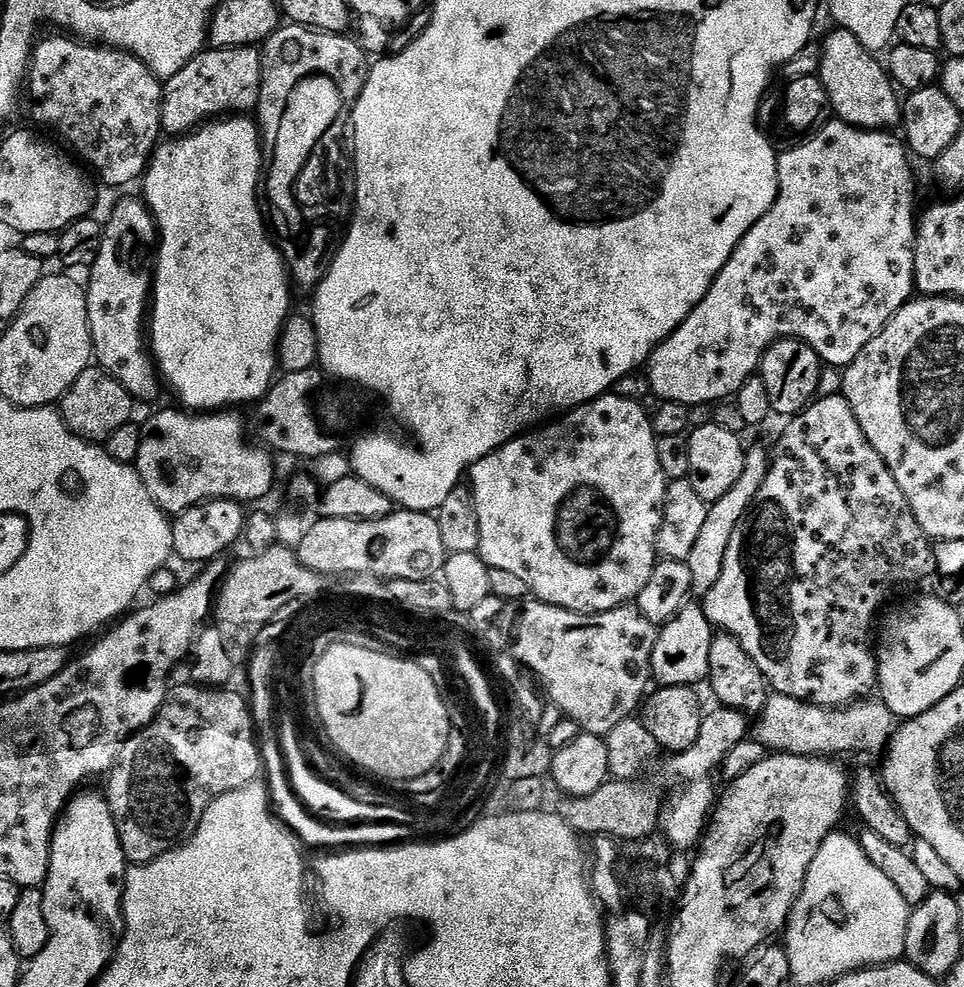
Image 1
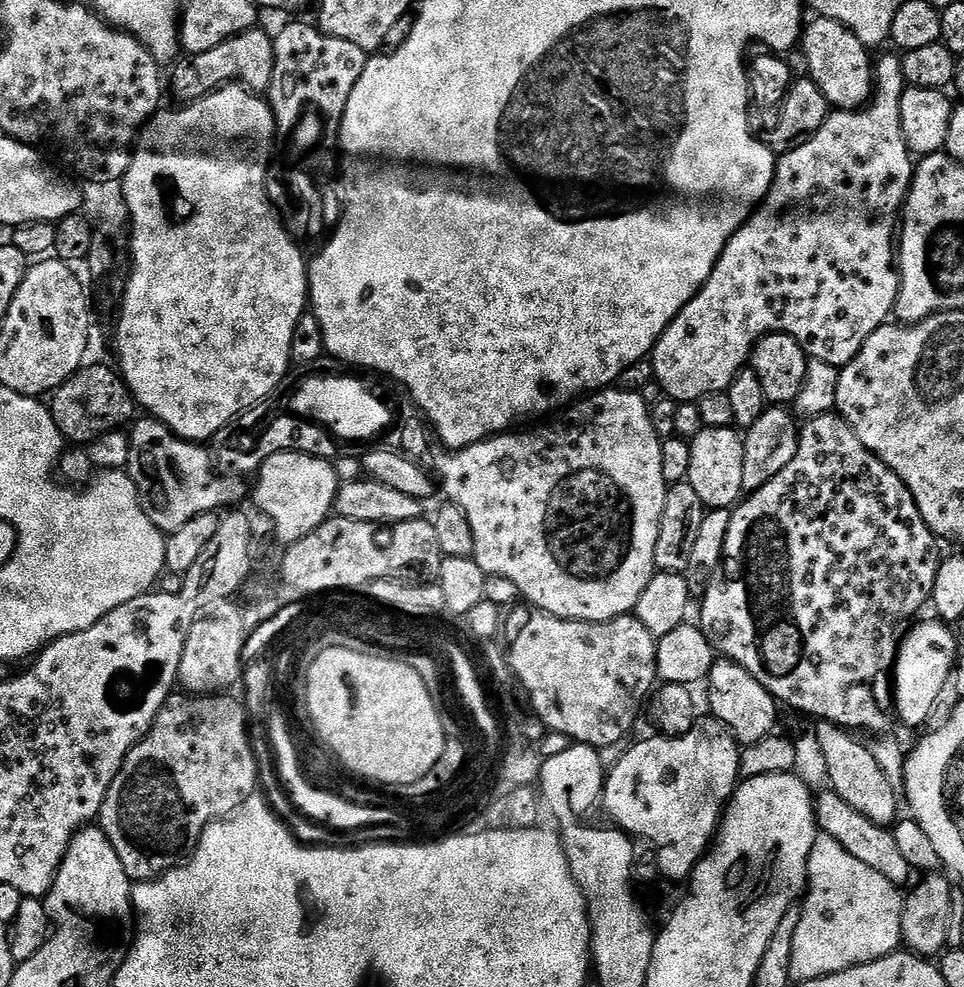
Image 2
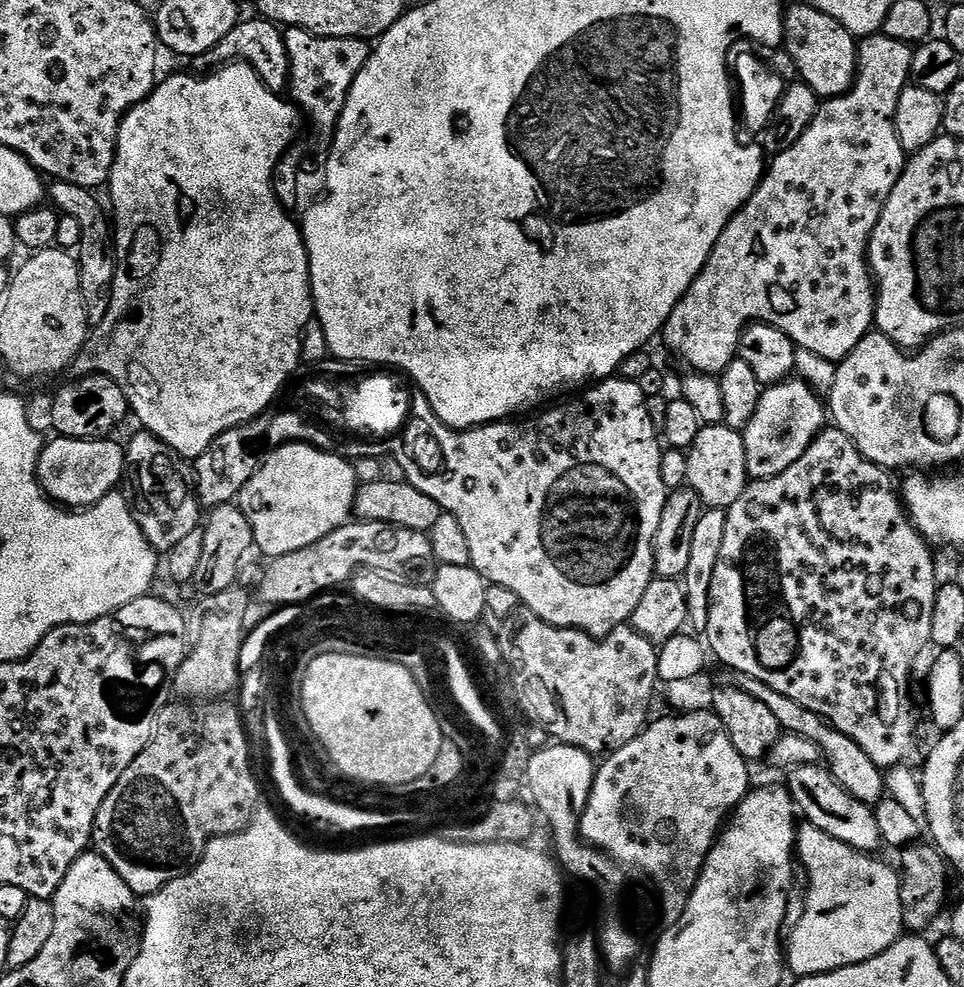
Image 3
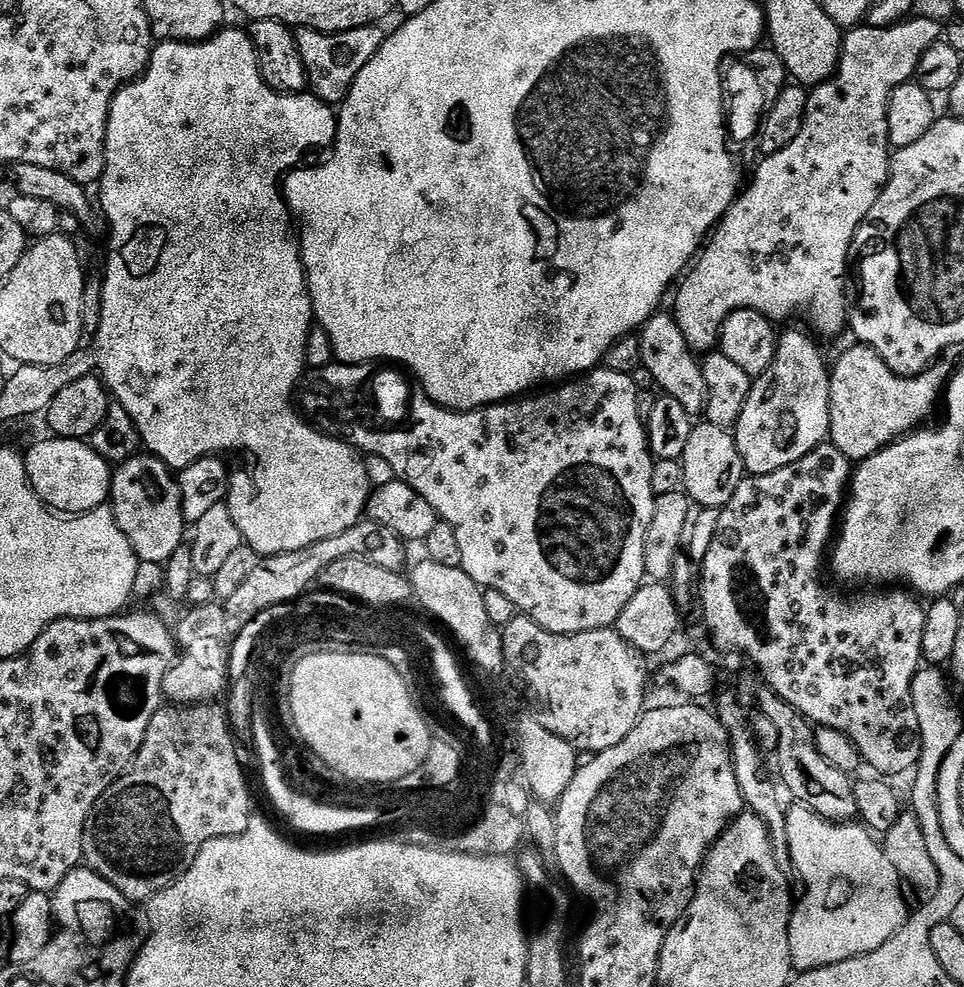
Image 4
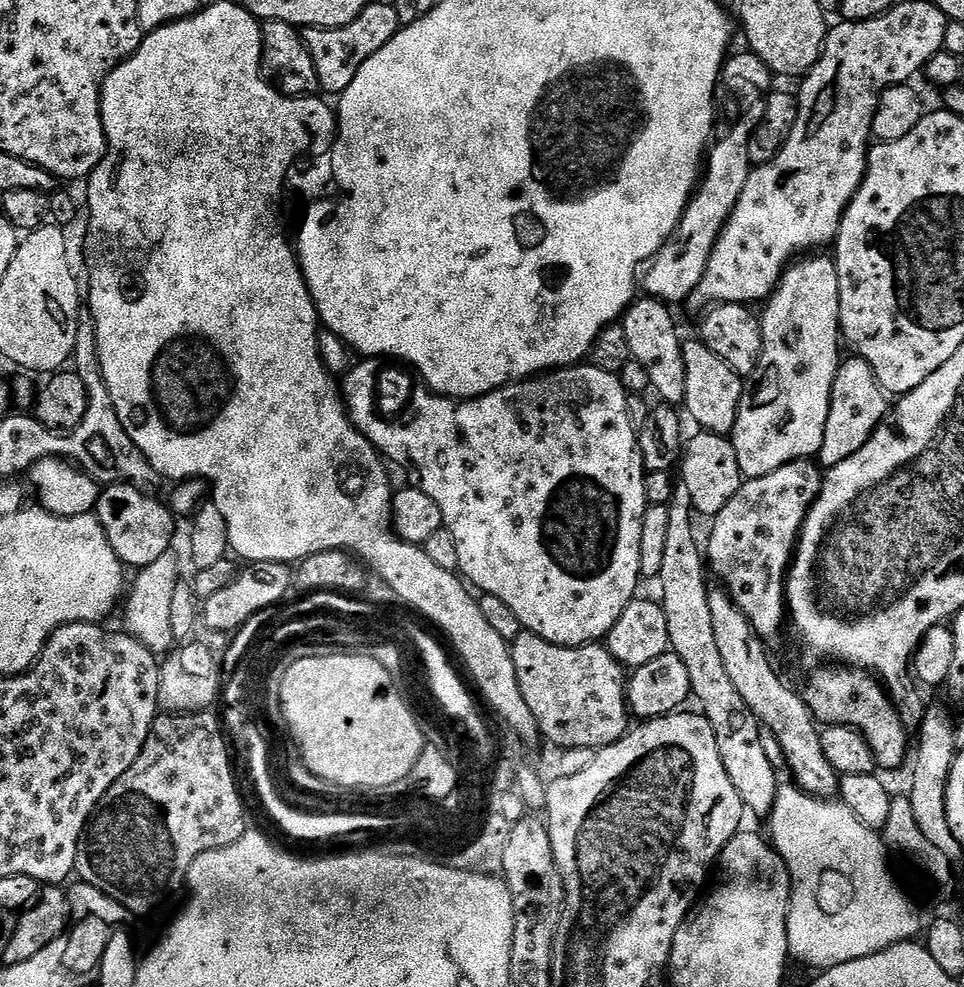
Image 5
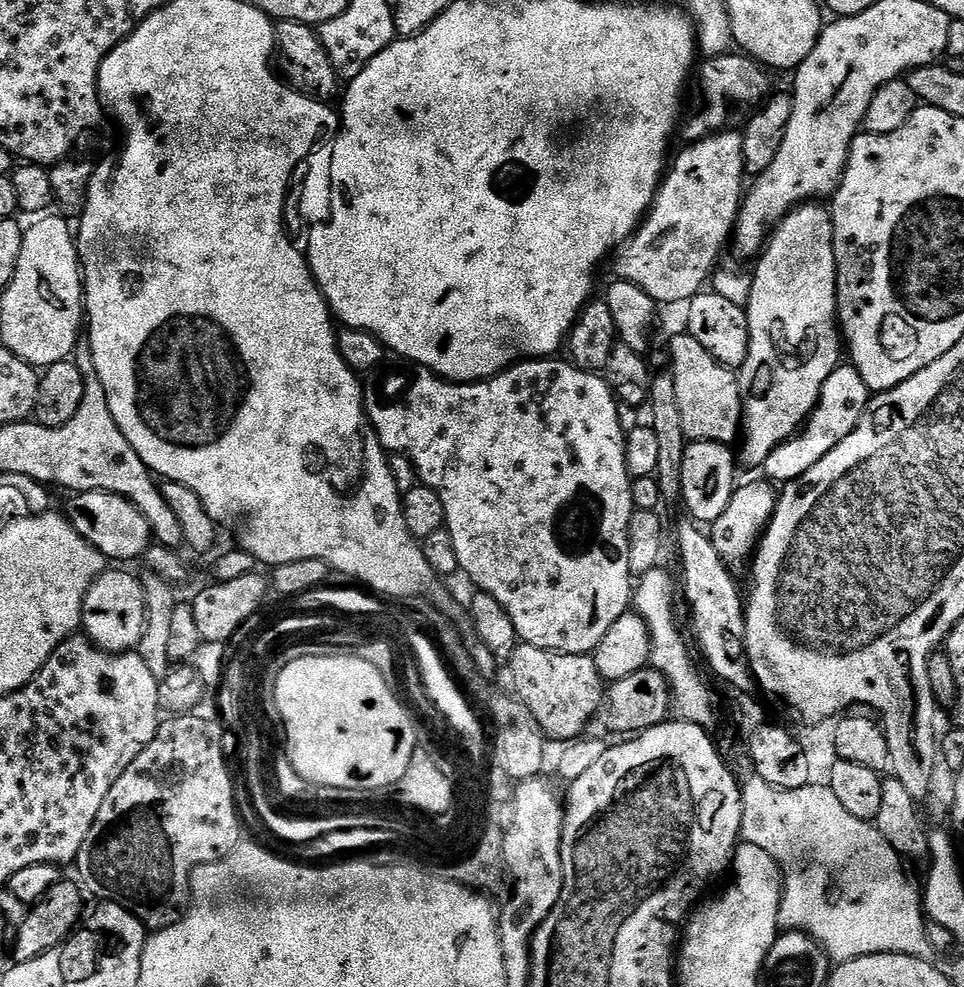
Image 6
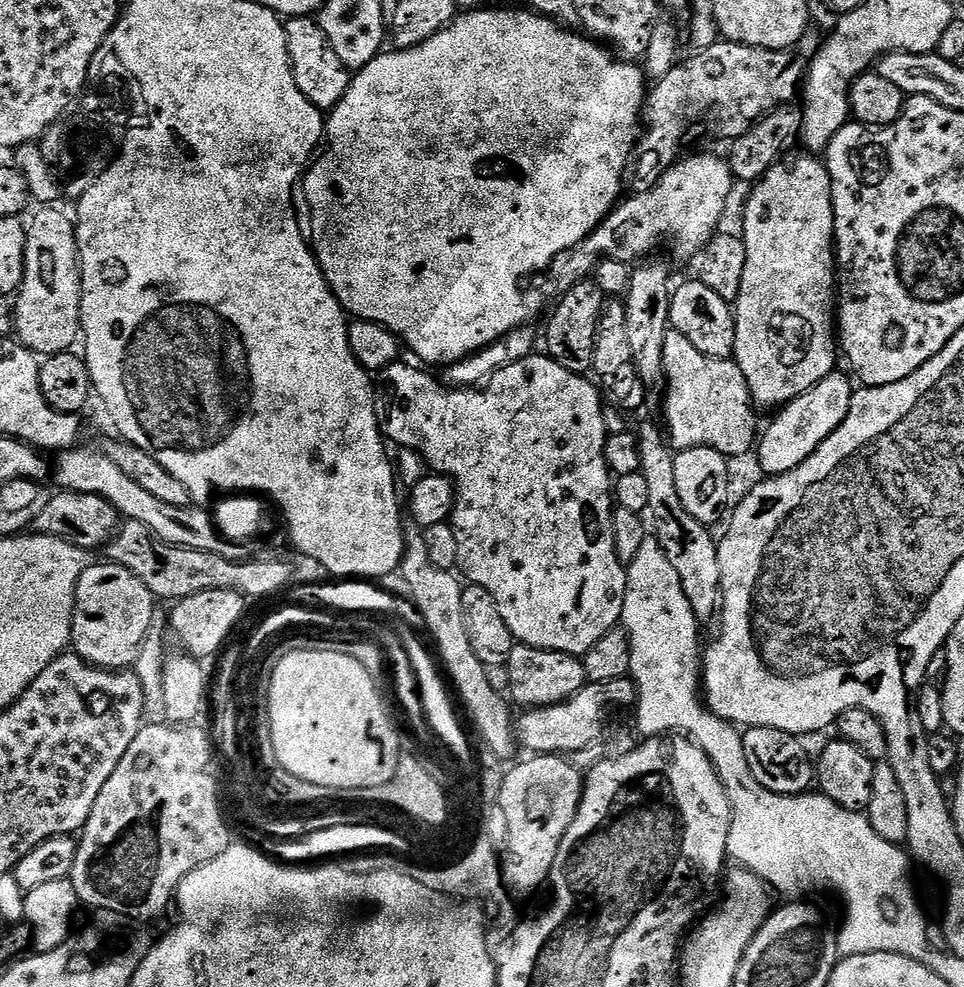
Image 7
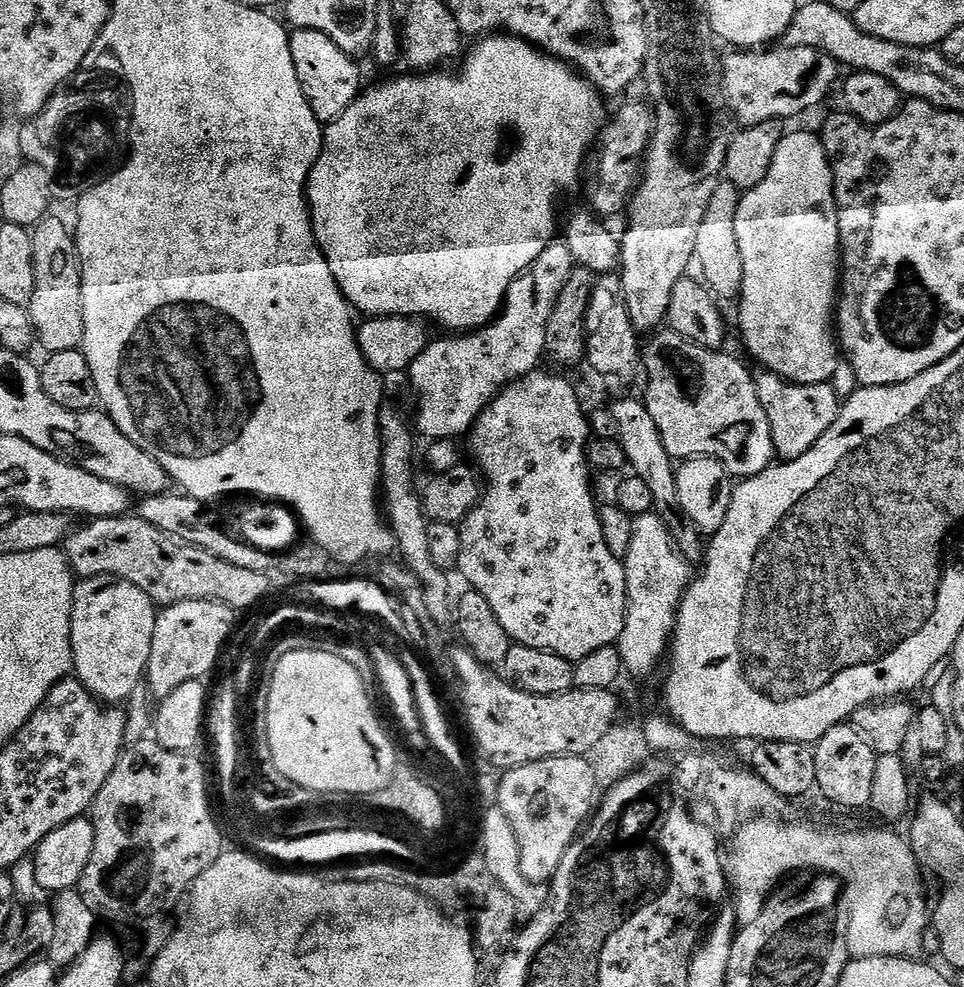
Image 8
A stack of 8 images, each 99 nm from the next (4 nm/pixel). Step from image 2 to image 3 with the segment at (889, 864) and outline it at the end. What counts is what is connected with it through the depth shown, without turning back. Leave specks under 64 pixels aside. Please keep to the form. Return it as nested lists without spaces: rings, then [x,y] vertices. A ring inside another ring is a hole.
[[[817,764],[799,765],[787,773],[786,787],[792,803],[804,816],[809,825],[830,838],[838,838],[846,846],[859,852],[875,853],[876,847],[881,847],[882,841],[878,834],[878,822],[873,805],[858,802],[854,794],[846,794],[842,786],[832,777],[827,767]]]

